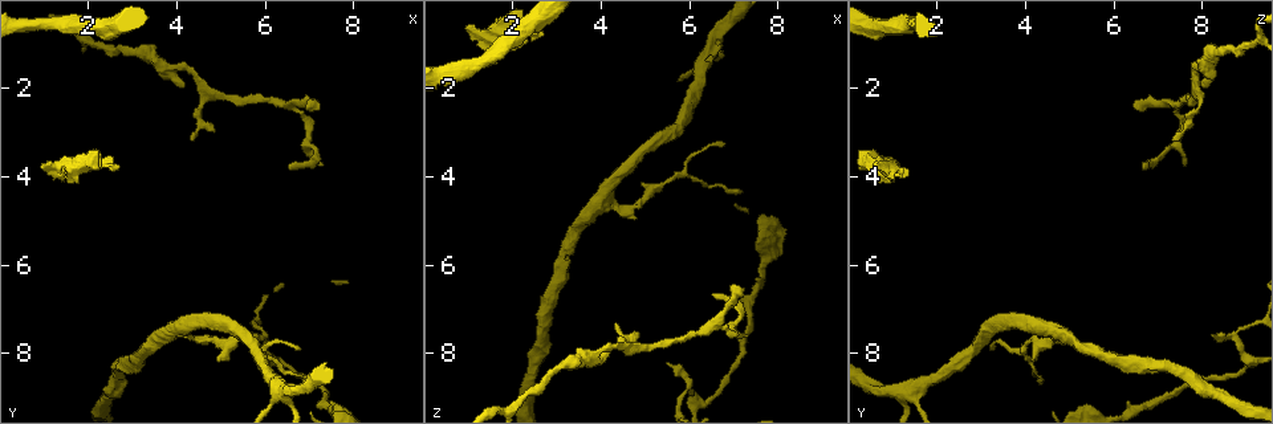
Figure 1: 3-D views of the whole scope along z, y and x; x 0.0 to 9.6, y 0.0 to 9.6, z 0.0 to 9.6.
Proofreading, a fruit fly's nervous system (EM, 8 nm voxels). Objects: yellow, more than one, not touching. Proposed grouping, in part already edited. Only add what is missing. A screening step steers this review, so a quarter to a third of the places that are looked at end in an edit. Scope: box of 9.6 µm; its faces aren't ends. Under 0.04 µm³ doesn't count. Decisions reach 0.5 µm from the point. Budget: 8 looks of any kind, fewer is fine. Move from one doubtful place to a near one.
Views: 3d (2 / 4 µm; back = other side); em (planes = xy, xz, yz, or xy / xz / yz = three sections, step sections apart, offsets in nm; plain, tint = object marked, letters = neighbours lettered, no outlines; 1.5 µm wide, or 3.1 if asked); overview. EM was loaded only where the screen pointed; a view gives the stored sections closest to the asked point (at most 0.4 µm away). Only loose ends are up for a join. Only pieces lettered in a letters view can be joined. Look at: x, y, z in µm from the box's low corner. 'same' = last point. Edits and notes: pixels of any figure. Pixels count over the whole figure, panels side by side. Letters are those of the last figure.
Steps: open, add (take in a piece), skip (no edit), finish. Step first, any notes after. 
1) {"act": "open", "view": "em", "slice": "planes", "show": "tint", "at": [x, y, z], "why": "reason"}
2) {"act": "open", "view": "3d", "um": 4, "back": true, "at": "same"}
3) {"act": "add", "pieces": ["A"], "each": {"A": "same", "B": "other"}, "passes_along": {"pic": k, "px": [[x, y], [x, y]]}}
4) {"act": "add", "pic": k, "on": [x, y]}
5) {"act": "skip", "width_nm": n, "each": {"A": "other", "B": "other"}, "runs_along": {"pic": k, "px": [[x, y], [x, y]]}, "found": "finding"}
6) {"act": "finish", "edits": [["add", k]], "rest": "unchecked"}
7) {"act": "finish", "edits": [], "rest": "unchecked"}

{"act": "open", "view": "3d", "um": 4, "at": [7.25, 8.65, 4.40]}

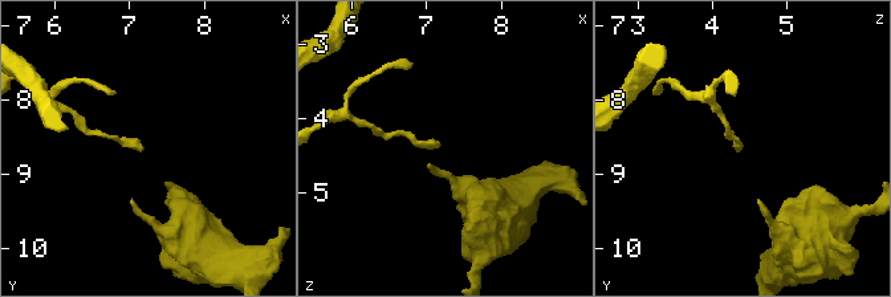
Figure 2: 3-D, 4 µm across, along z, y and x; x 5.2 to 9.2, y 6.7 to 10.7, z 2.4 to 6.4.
{"act": "open", "view": "em", "slice": "planes", "show": "letters", "at": [7.15, 8.70, 4.40]}

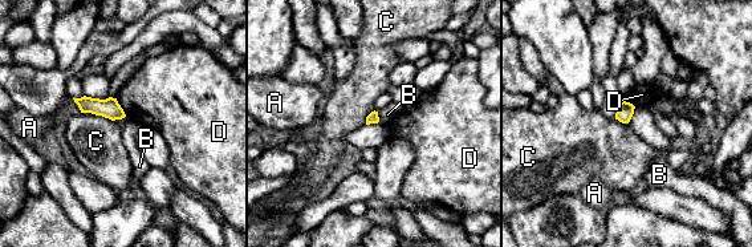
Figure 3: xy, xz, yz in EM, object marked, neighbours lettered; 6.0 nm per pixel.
{"act": "skip", "each": {"A": "other", "B": "other", "C": "other", "D": "other"}, "border": {"pic": 3, "px": [[81, 112], [101, 114], [112, 121]]}, "found": "no lettered piece goes on from it"}

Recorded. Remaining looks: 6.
{"act": "open", "view": "3d", "um": 2, "back": true, "at": [6.45, 3.80, 6.70]}

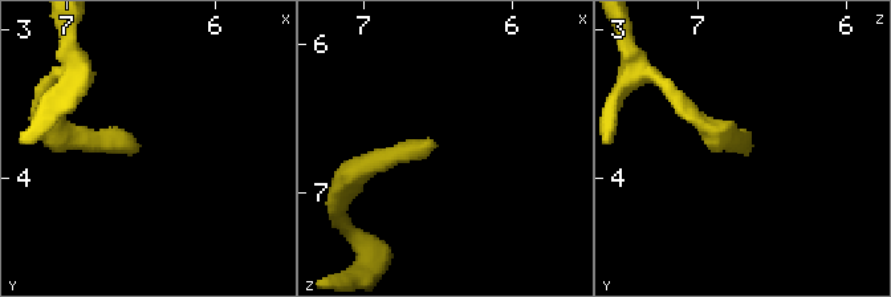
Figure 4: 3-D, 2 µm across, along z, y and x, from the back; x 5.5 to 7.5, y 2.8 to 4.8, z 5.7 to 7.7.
{"act": "open", "view": "em", "slice": "xy", "step": 8, "show": "tint", "at": [6.52, 3.82, 6.70], "why": "shape alone is not enough"}

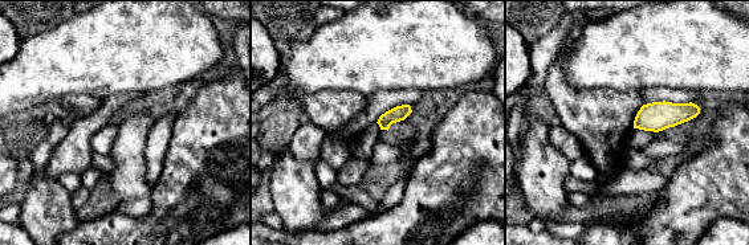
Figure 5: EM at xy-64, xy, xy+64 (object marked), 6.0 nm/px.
{"act": "open", "view": "em", "slice": "planes", "show": "letters", "at": "same"}

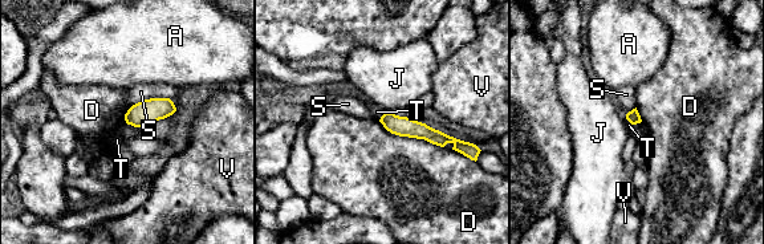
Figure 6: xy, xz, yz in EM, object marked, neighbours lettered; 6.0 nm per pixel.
{"act": "skip", "width_nm": 80, "each": {"A": "other", "D": "other", "J": "other", "S": "other", "T": "other", "V": "other"}, "border": {"pic": 6, "px": [[395, 134], [423, 138], [443, 147]]}, "found": "no lettered piece goes on from it"}

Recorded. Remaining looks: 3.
{"act": "open", "view": "3d", "um": 2, "at": [2.65, 3.85, 0.75], "why": "branch stops here"}

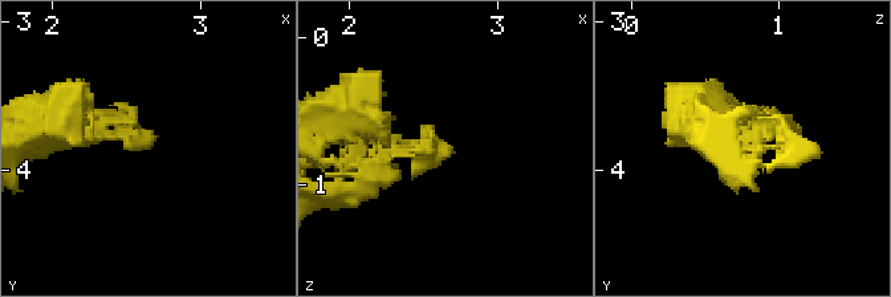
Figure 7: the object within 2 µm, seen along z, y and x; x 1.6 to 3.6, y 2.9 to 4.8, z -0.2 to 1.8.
{"act": "open", "view": "em", "slice": "xy", "step": 4, "show": "tint", "at": [2.66, 3.80, 0.78]}

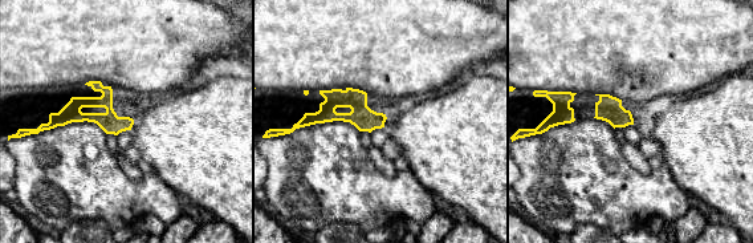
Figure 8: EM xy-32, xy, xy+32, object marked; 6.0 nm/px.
{"act": "open", "view": "em", "slice": "planes", "show": "letters", "at": "same", "why": "cut it another way"}

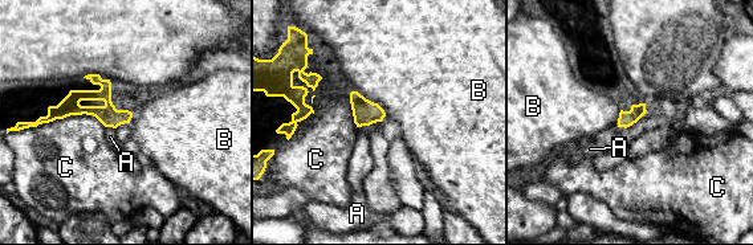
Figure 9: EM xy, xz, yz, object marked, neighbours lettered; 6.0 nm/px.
{"act": "skip", "each": {"A": "other", "B": "other", "C": "other"}, "runs_along": {"pic": 9, "px": [[127, 114], [68, 106], [45, 119]]}, "found": "no lettered piece goes on from it"}

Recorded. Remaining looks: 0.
{"act": "finish", "edits": [], "rest": "unchecked"}

